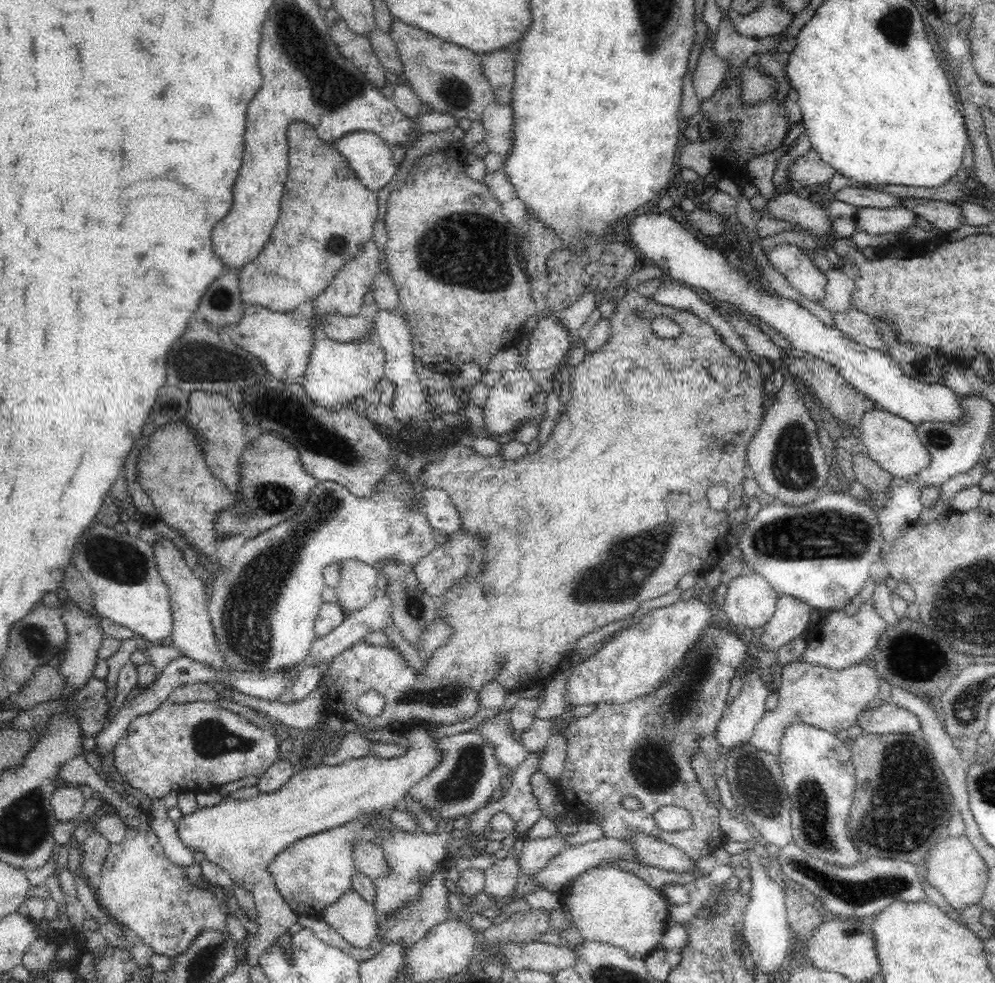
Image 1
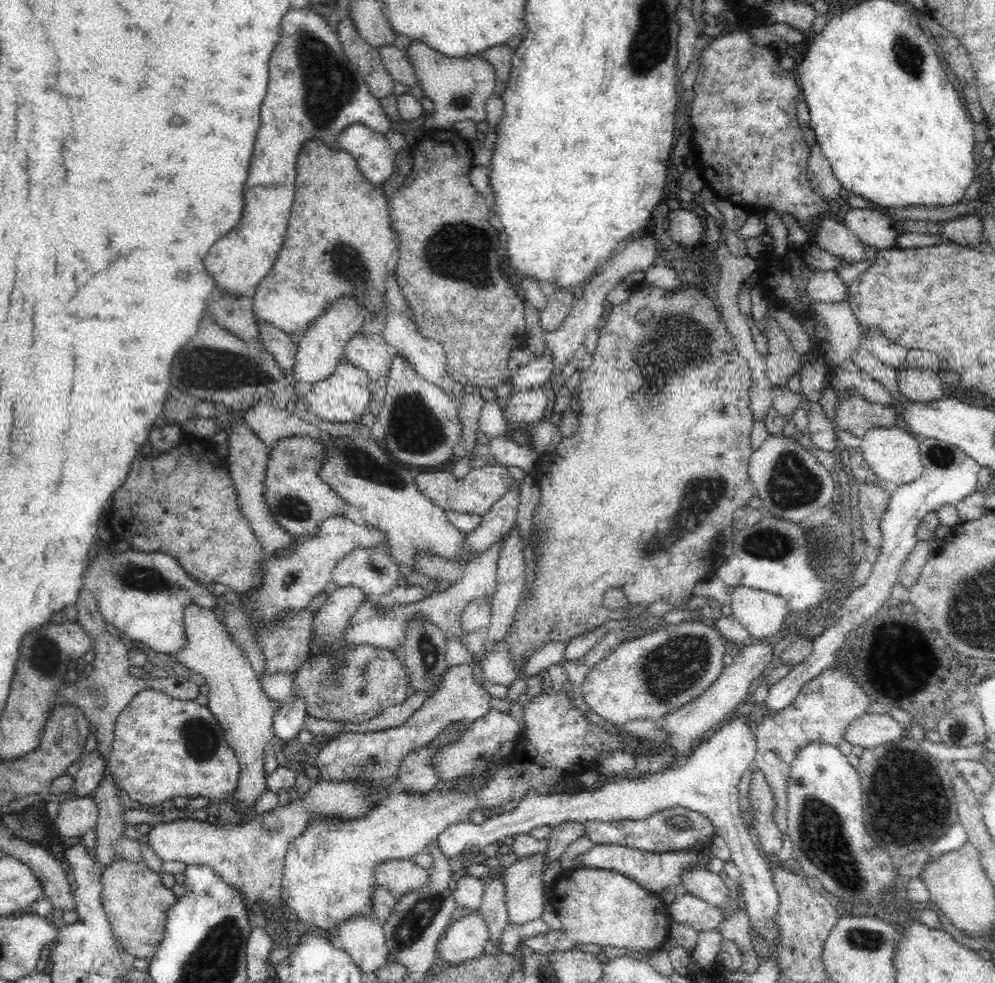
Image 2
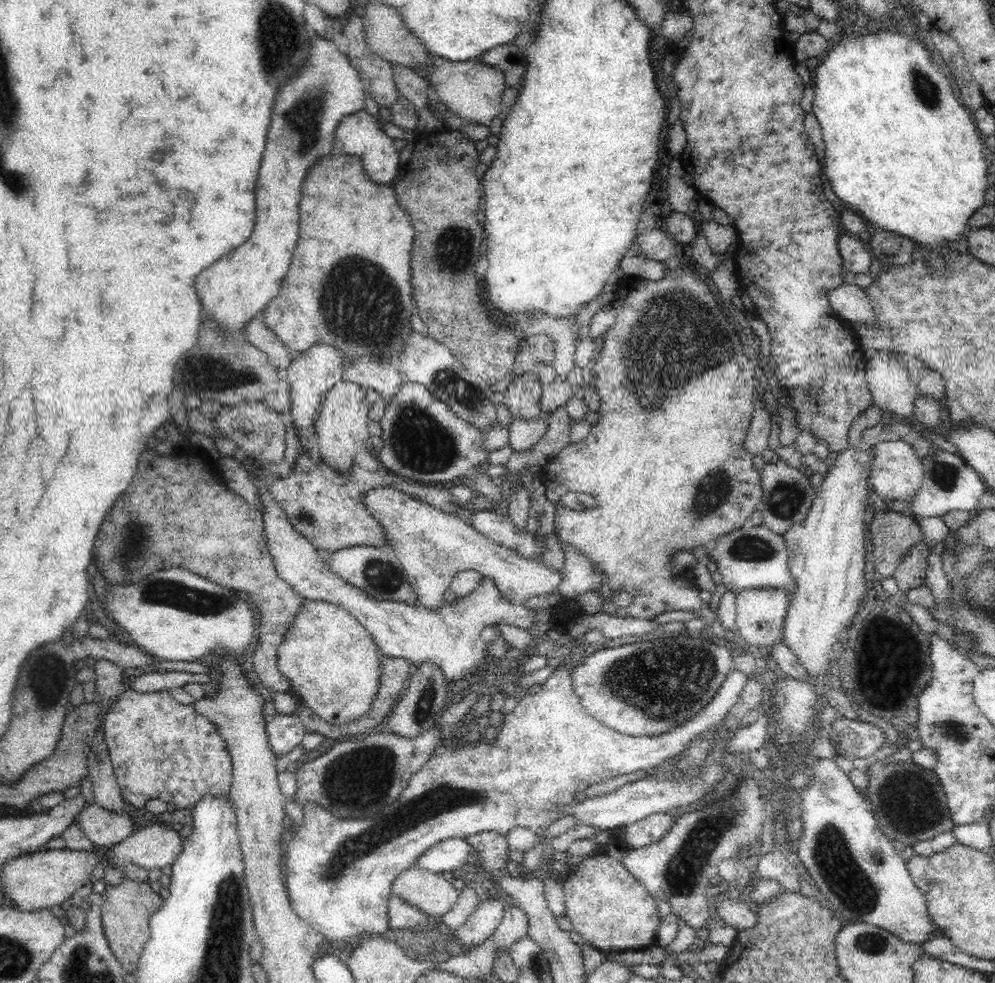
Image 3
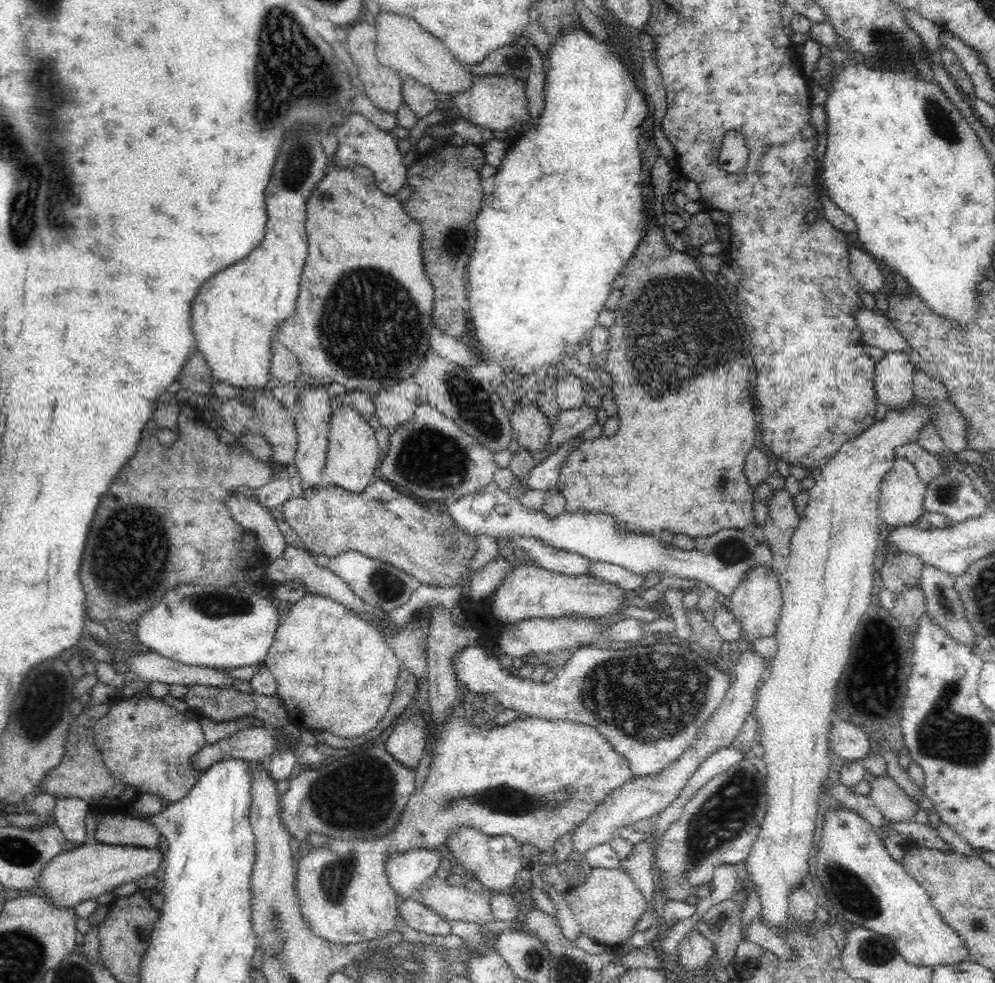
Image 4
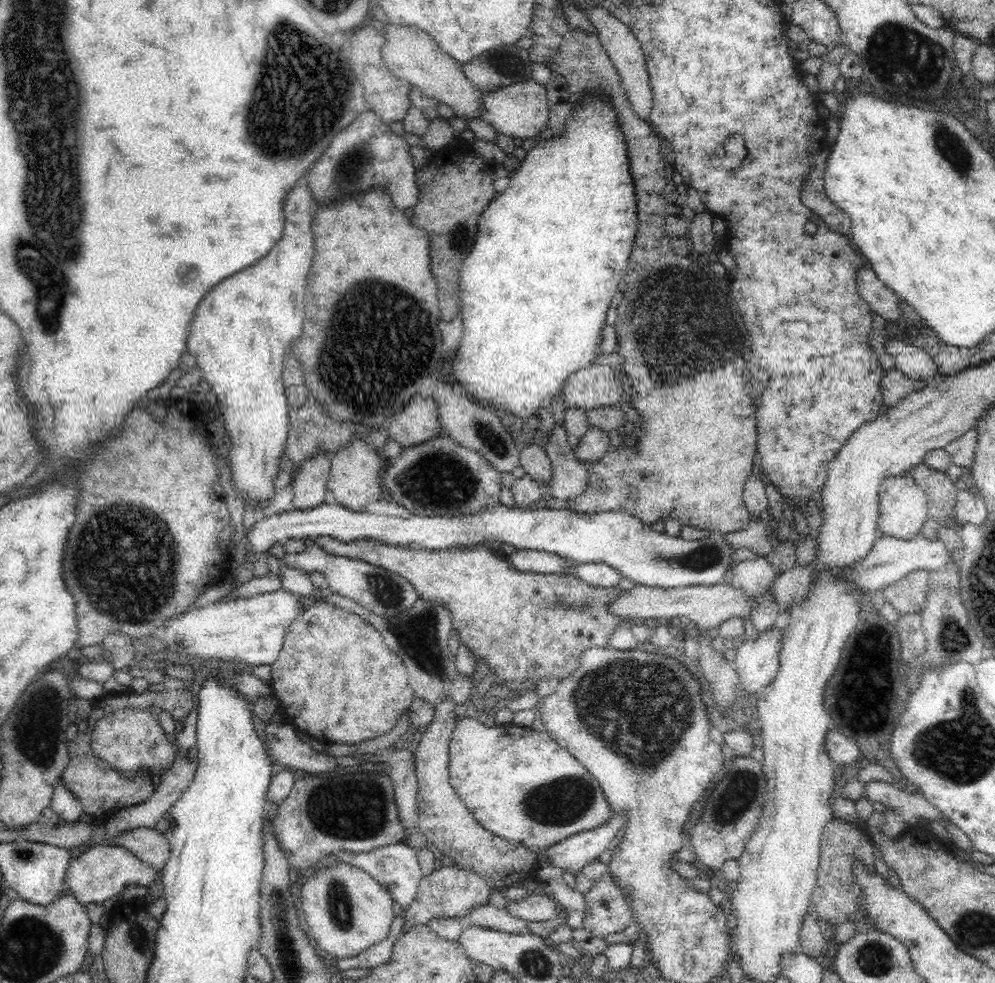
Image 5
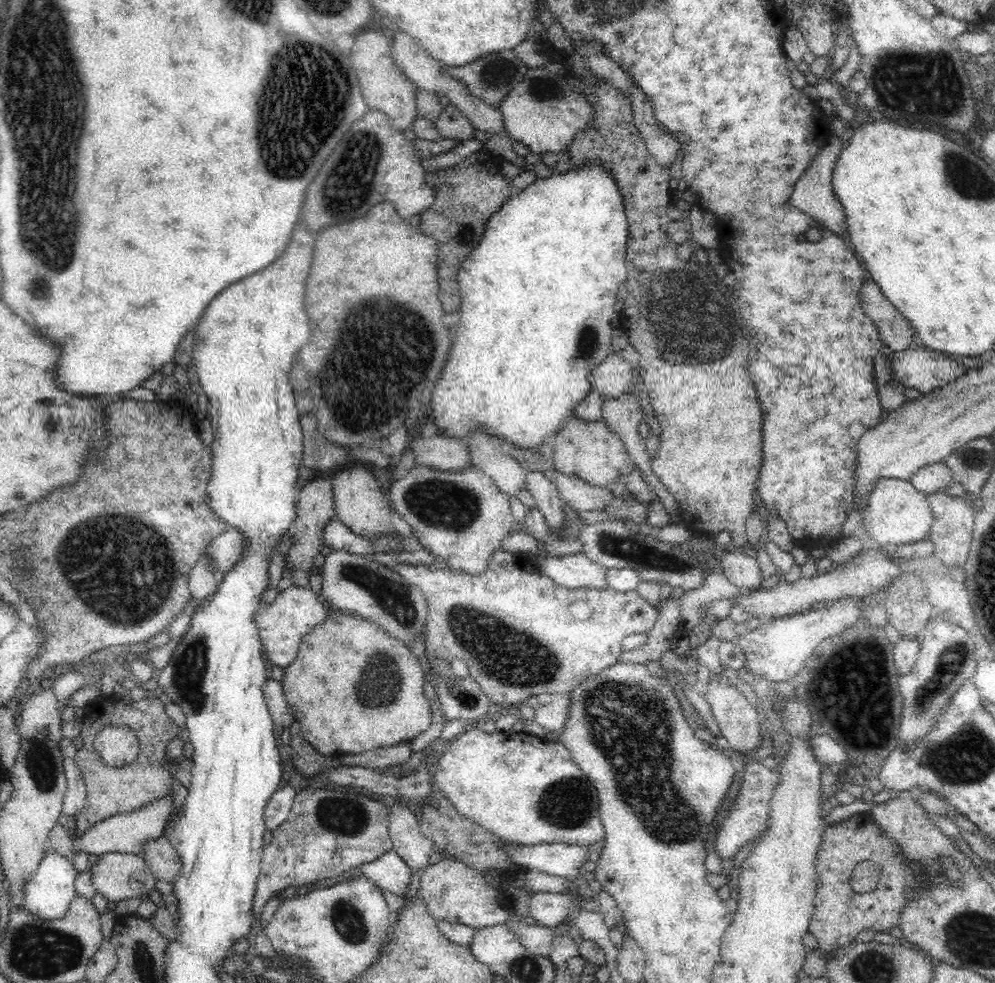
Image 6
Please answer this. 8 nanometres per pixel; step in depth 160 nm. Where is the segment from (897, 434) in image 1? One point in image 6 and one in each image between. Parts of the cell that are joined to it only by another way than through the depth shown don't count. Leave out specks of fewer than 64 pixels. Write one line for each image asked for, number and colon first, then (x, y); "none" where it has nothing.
2: (893, 455)
3: (897, 472)
4: (901, 504)
5: (903, 509)
6: (896, 514)

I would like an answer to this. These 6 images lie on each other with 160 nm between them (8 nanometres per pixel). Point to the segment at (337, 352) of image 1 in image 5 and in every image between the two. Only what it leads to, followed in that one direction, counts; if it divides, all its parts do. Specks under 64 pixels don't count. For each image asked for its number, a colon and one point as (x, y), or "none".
2: (343, 398)
3: (342, 424)
4: (353, 459)
5: (355, 481)

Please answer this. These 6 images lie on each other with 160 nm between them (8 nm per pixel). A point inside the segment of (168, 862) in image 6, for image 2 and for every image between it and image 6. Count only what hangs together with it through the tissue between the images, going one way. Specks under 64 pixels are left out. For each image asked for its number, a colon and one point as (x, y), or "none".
2: (77, 816)
3: (104, 828)
4: (113, 829)
5: (150, 846)

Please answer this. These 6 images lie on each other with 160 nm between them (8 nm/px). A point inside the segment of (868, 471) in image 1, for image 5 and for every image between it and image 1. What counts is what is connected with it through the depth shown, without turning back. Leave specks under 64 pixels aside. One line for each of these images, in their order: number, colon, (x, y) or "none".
2: (873, 503)
3: (894, 536)
4: (899, 573)
5: (907, 596)

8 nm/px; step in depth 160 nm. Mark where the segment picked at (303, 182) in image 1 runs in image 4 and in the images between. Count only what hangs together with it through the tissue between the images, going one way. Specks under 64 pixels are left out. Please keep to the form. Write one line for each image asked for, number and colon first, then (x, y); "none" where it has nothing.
2: (337, 245)
3: (363, 309)
4: (378, 329)

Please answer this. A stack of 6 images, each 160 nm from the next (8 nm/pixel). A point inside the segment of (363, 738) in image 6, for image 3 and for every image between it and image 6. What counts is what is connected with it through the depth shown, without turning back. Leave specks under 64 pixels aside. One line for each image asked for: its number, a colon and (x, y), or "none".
3: (333, 666)
4: (334, 672)
5: (335, 678)

